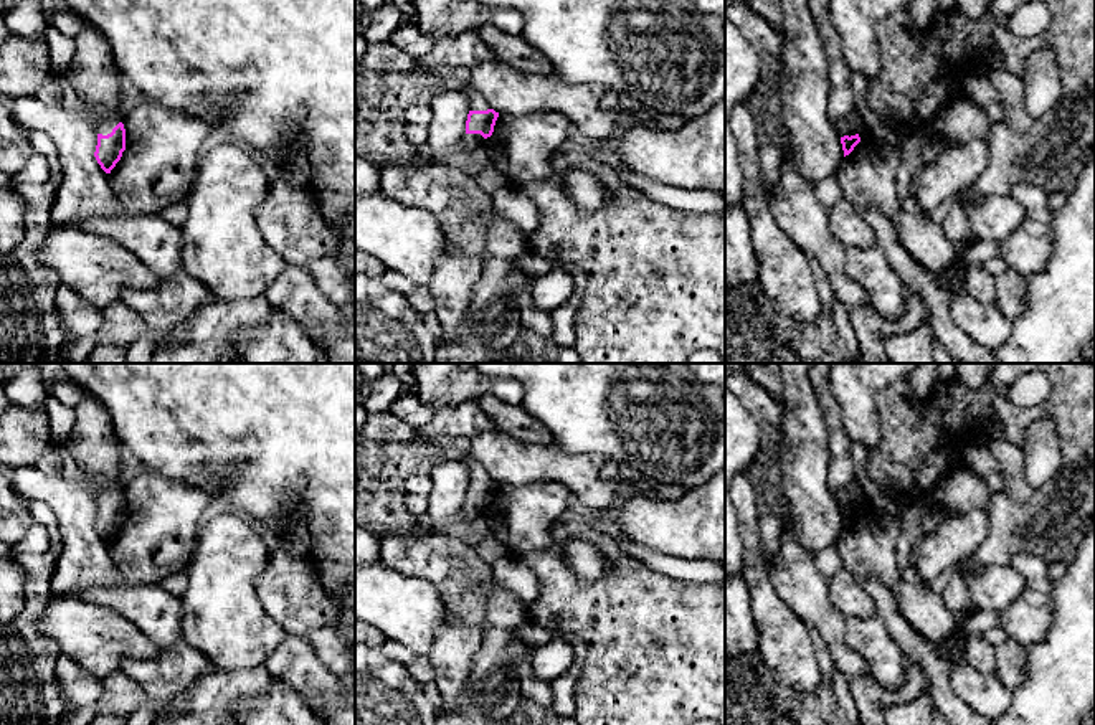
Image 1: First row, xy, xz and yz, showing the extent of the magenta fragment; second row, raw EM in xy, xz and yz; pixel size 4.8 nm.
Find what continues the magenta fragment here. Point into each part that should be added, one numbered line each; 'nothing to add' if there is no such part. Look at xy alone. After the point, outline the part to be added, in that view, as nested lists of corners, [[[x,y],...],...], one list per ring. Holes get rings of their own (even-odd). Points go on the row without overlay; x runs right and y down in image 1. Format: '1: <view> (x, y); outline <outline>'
1: xy (108, 491); outline [[[94,479],[94,486],[99,489],[97,504],[107,505],[112,499],[122,492],[121,482],[106,482]]]

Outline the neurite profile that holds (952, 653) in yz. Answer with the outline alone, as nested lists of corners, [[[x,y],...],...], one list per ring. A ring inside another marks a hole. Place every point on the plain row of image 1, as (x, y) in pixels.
[[[973,606],[968,608],[966,613],[956,618],[956,631],[955,637],[946,644],[935,646],[940,657],[948,664],[950,671],[956,666],[965,664],[965,647],[966,647],[966,634],[961,628],[965,618],[974,611]]]

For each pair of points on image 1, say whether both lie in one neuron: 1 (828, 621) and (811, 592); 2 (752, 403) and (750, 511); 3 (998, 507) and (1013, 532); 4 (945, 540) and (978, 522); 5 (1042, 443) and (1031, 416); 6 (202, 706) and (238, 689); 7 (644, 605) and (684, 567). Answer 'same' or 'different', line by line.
1: same
2: different
3: same
4: same
5: different
6: same
7: different

